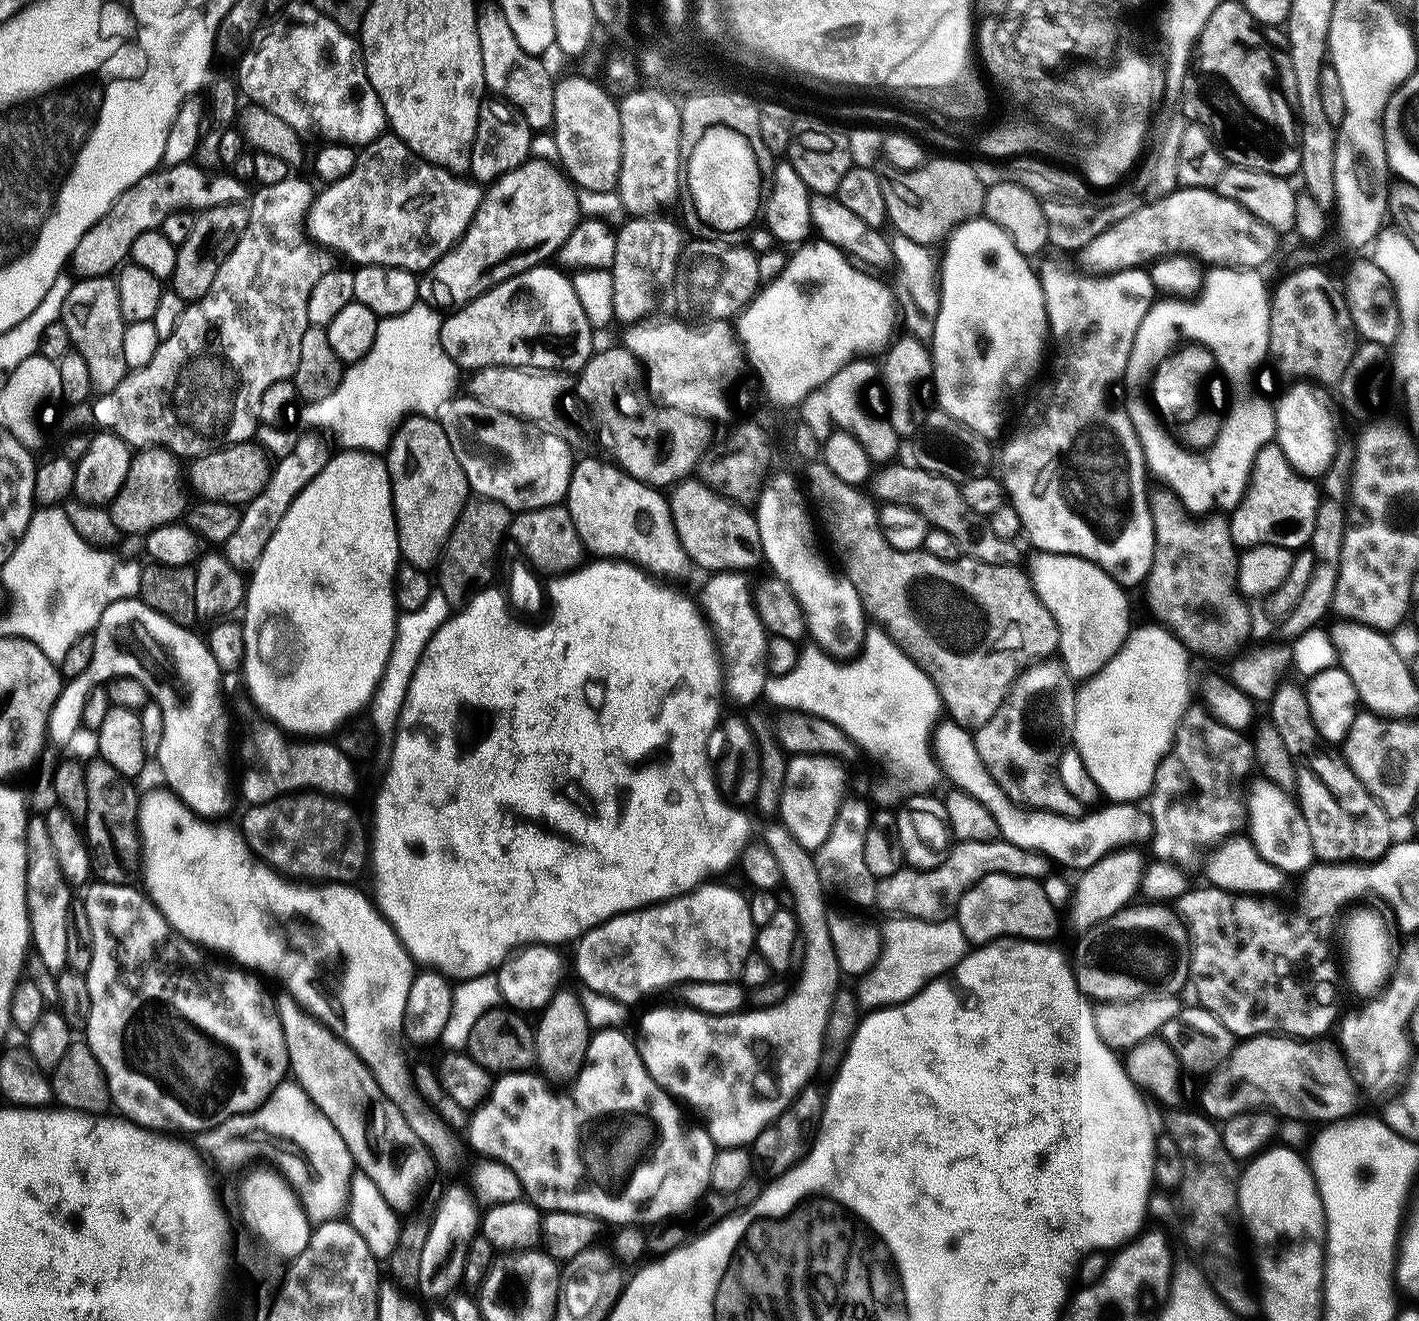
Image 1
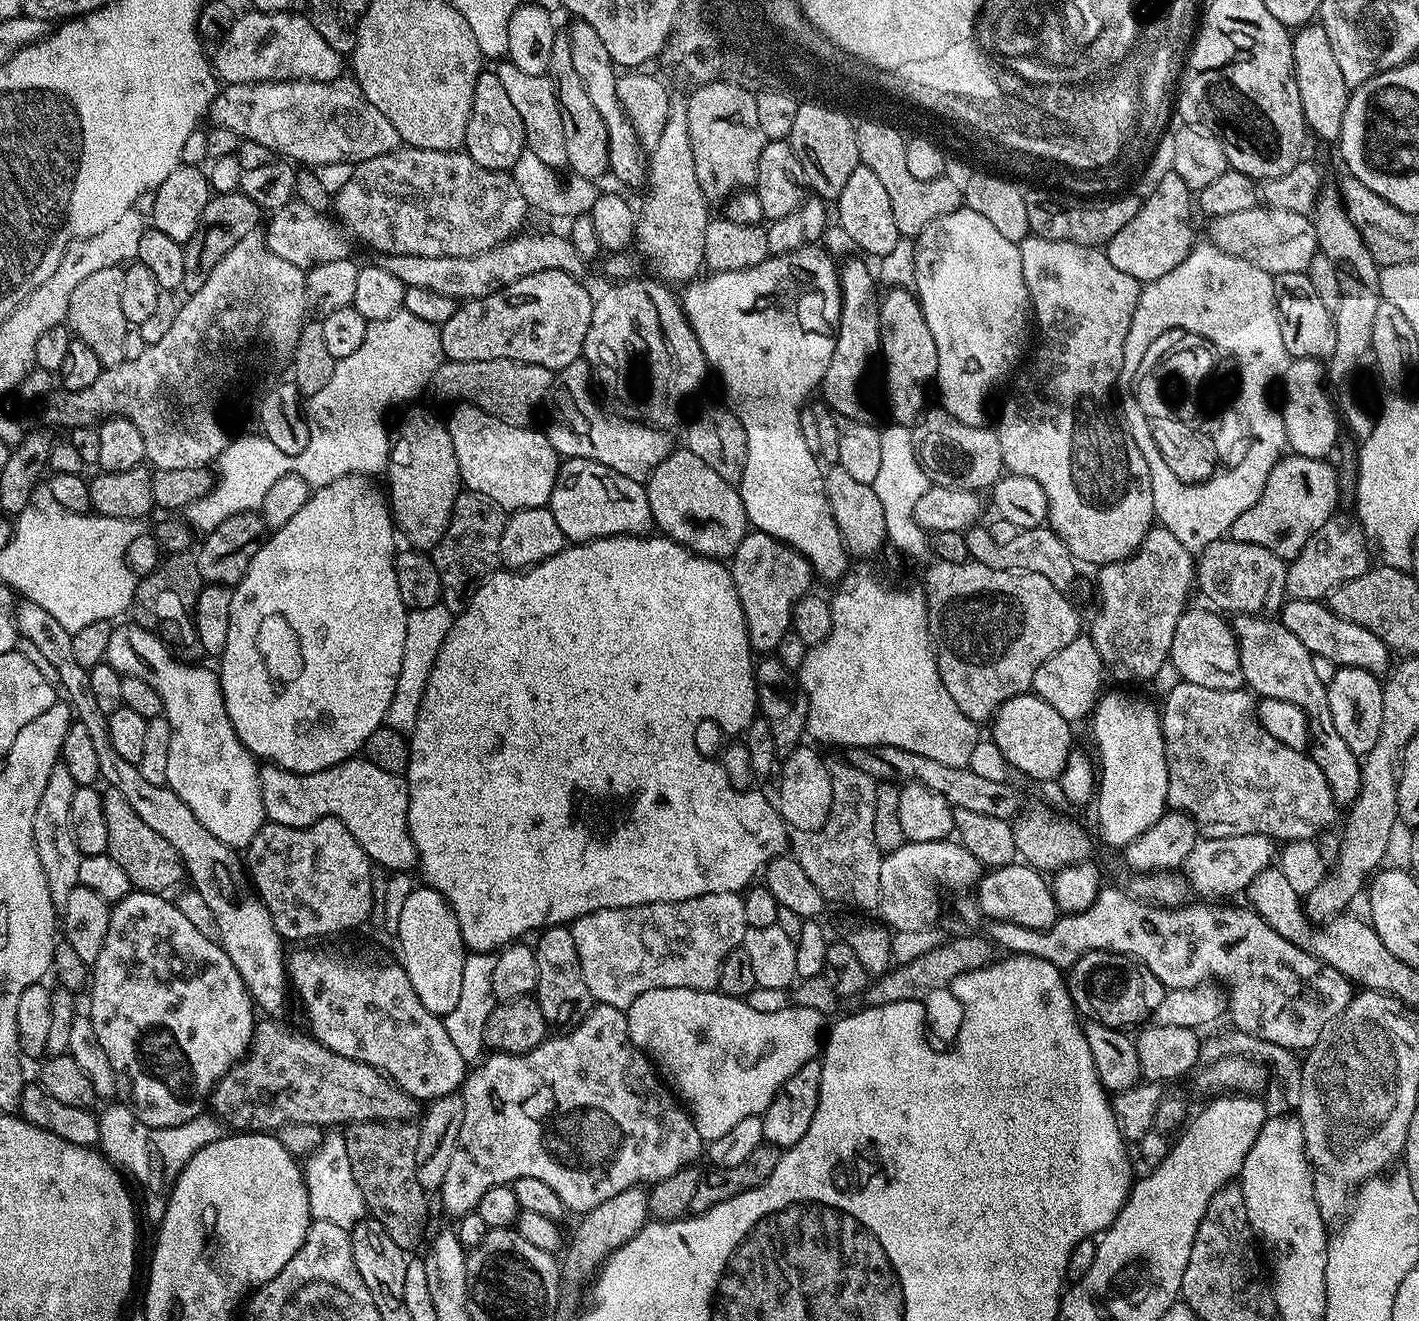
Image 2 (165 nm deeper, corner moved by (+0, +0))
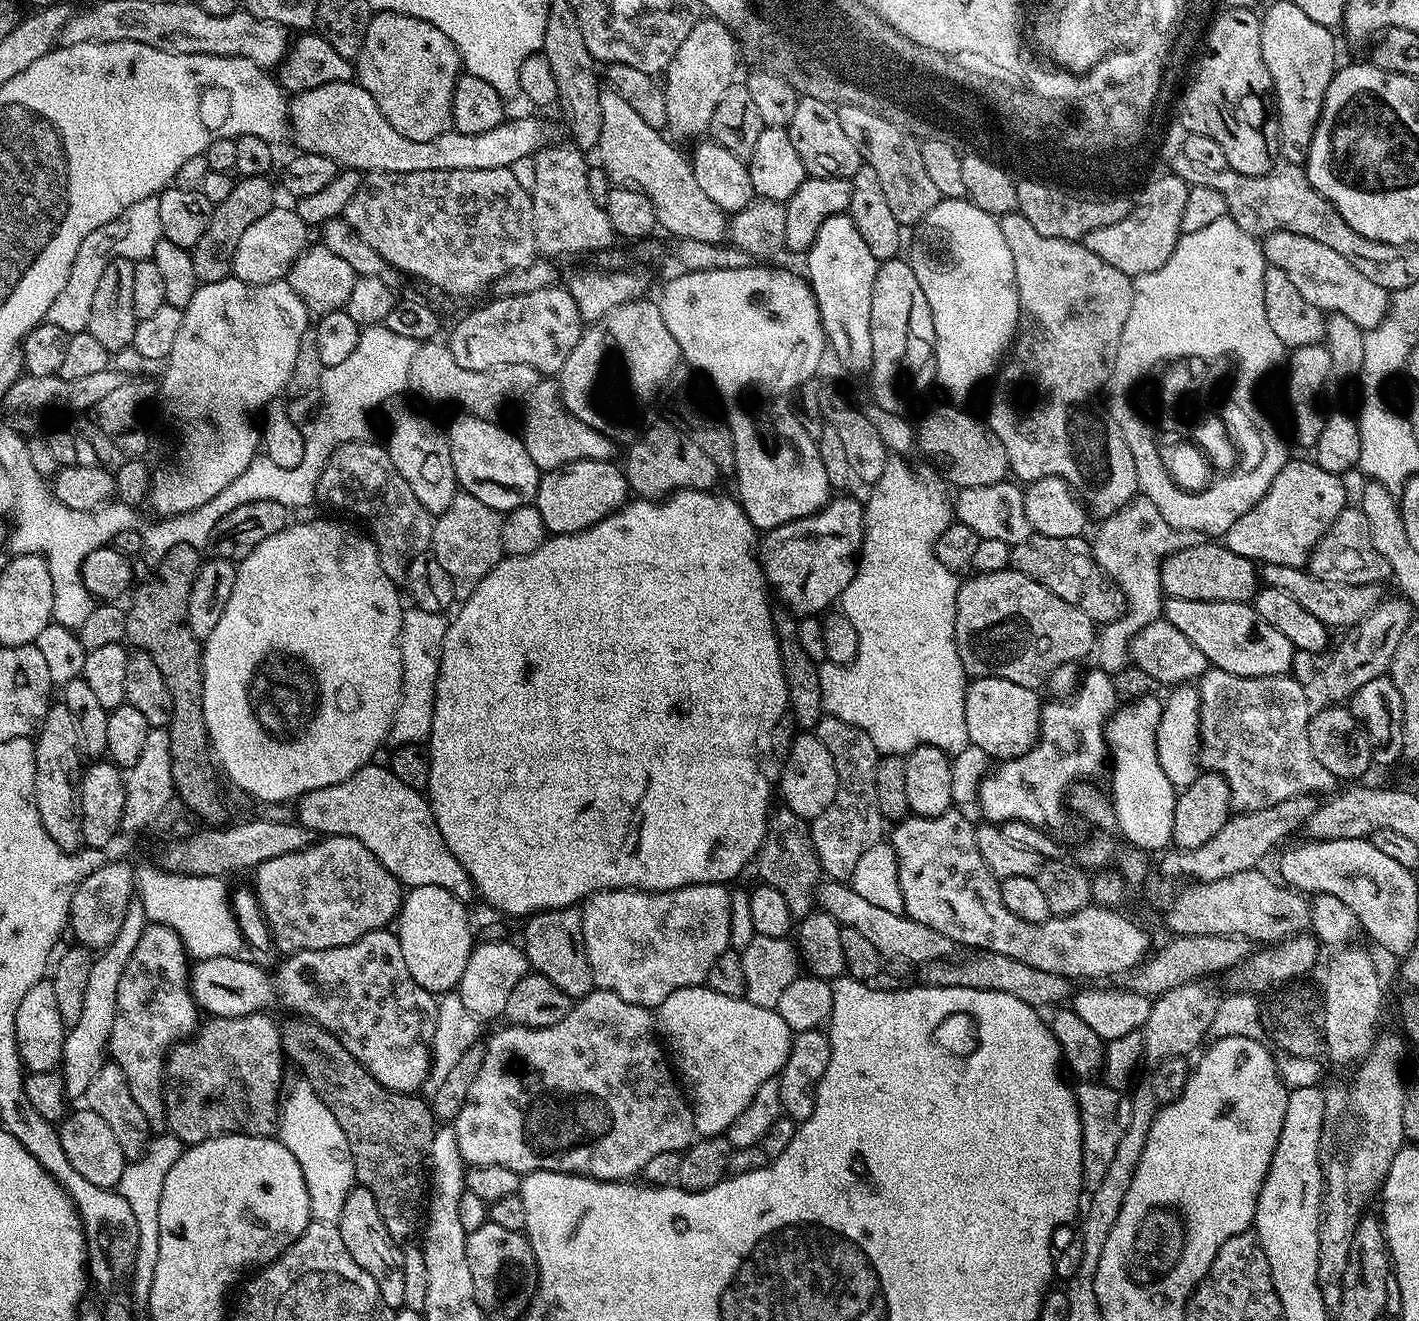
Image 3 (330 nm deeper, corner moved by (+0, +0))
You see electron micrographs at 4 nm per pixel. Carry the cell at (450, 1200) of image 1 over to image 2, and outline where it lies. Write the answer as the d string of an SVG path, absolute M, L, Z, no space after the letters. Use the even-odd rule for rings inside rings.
M597 1003L579 1024L565 1032L568 1032L565 1036L554 1037L553 1035L551 1038L546 1038L533 1052L527 1052L521 1056L489 1055L487 1059L473 1067L477 1067L473 1072L471 1069L467 1073L462 1085L466 1118L462 1118L462 1134L458 1134L458 1146L454 1146L454 1158L450 1158L446 1178L438 1193L438 1199L444 1203L445 1210L452 1215L452 1218L462 1217L467 1212L474 1212L482 1194L486 1194L486 1190L499 1184L511 1185L512 1181L519 1176L542 1178L542 1182L546 1182L546 1186L550 1186L550 1190L558 1194L558 1198L569 1213L572 1211L576 1212L575 1214L583 1214L594 1206L602 1206L606 1198L614 1198L614 1194L622 1194L622 1190L630 1190L637 1186L651 1186L657 1184L662 1178L670 1178L670 1174L691 1165L695 1161L692 1159L699 1152L701 1155L702 1141L694 1126L692 1116L686 1111L683 1103L670 1091L669 1085L658 1075L652 1061L634 1046L628 1033L628 1017L621 1009L609 1004Z

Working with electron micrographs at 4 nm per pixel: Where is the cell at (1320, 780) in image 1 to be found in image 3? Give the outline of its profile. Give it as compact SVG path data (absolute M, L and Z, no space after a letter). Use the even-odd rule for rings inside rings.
M1167 597L1163 601L1163 619L1174 626L1174 630L1182 630L1202 654L1206 654L1209 665L1226 670L1226 674L1239 676L1287 676L1292 671L1292 659L1296 654L1290 638L1285 638L1279 630L1274 630L1270 622L1258 618L1255 607L1248 602L1210 602L1209 600L1191 600L1190 598Z

